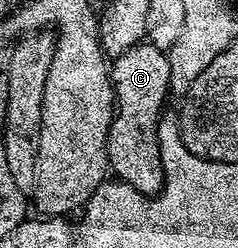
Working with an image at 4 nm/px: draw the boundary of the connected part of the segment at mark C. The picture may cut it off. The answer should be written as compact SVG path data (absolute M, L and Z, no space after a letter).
M141 41L113 58L110 66L116 114L110 124L106 144L107 164L119 180L129 183L147 197L154 197L162 192L164 183L158 127L164 115L162 109L168 89L172 86L173 69L170 58L165 50L150 42Z

